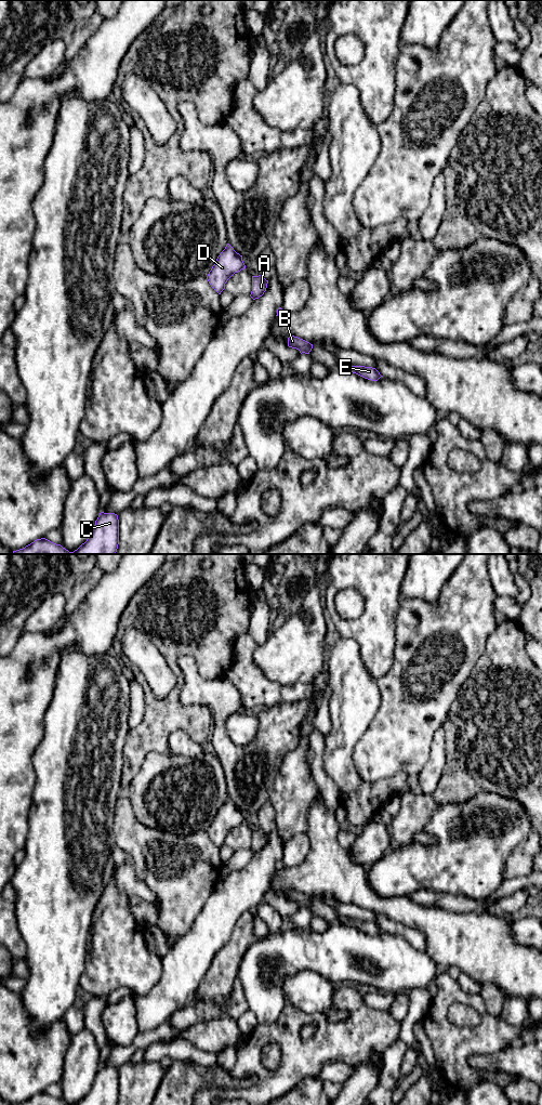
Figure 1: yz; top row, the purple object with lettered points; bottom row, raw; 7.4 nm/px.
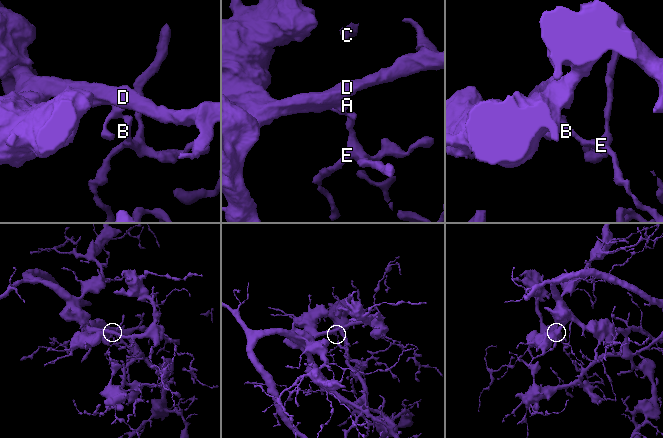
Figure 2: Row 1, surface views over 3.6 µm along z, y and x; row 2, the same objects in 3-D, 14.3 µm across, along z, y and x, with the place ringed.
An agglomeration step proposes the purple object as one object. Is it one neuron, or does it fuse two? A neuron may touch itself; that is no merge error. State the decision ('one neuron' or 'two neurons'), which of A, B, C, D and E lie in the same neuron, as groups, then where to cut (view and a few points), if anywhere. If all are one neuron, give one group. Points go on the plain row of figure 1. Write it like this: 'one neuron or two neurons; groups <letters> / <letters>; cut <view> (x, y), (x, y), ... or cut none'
one neuron; groups A B C D E; cut none

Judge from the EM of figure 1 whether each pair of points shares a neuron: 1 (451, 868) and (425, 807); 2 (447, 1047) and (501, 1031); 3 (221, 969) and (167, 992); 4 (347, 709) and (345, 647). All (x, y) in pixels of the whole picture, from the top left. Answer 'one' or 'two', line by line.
1: two
2: one
3: two
4: one

